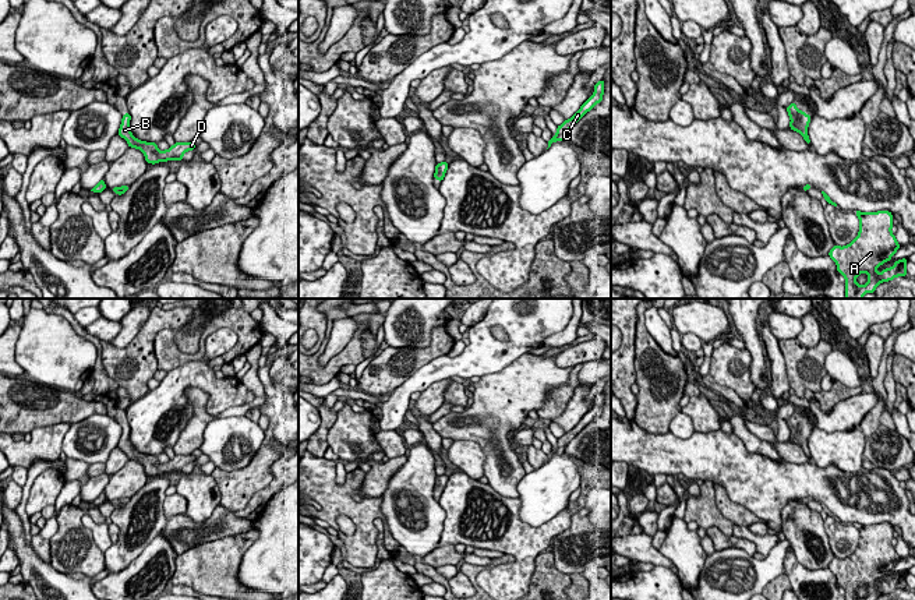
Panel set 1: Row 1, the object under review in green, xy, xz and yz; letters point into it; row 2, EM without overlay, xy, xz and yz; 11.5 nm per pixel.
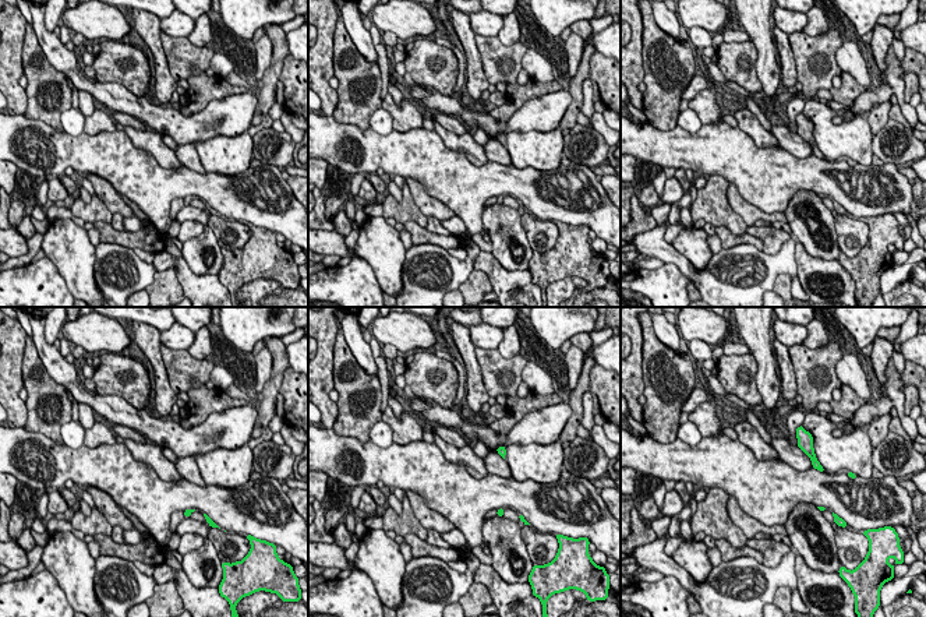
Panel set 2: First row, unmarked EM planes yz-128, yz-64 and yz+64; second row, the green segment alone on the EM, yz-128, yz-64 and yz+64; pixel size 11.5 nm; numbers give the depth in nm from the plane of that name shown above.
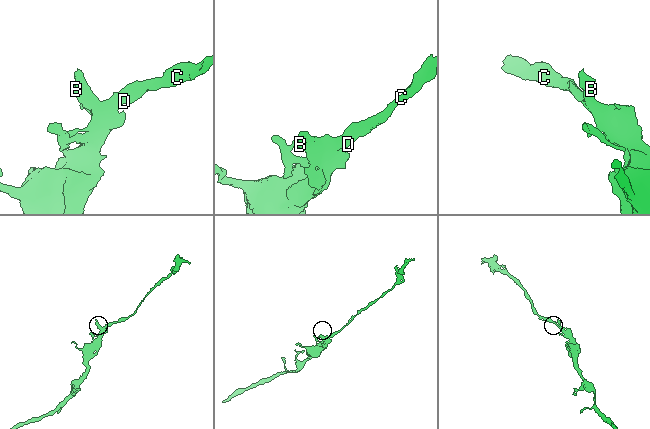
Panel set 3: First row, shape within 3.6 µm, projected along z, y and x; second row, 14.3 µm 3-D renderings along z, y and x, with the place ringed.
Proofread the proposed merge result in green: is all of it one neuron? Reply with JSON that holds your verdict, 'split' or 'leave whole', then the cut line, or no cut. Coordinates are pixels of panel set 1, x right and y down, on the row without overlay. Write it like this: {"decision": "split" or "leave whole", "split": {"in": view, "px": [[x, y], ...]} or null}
{"decision": "leave whole", "split": null}

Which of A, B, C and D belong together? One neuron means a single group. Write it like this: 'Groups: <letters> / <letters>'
Groups: A B C D

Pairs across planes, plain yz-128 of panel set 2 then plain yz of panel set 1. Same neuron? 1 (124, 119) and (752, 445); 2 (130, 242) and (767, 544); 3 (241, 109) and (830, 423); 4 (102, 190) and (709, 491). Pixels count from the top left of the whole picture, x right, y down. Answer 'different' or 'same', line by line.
1: different
2: different
3: same
4: different

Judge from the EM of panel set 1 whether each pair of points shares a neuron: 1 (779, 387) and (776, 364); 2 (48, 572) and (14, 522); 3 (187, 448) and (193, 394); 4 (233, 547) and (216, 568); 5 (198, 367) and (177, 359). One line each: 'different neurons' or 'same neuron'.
1: same neuron
2: same neuron
3: same neuron
4: same neuron
5: different neurons

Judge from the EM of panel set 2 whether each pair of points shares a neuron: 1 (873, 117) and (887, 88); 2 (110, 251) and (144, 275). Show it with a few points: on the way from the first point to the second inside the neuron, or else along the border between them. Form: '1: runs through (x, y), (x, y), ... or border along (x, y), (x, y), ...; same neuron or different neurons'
1: border along (889, 98), (880, 103); different neurons
2: runs through (119, 260), (135, 275); same neuron

